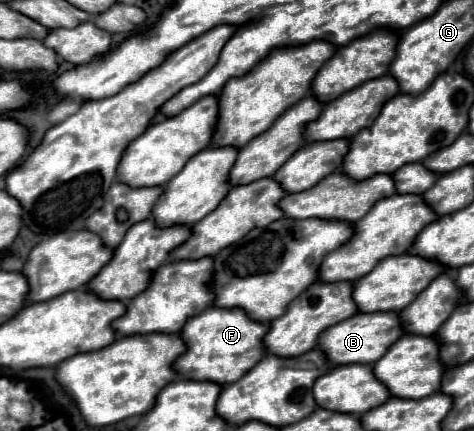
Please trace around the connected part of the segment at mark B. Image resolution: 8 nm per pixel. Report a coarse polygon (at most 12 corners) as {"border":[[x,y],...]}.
{"border":[[359,312],[327,328],[333,366],[375,364],[405,328],[399,312]]}

